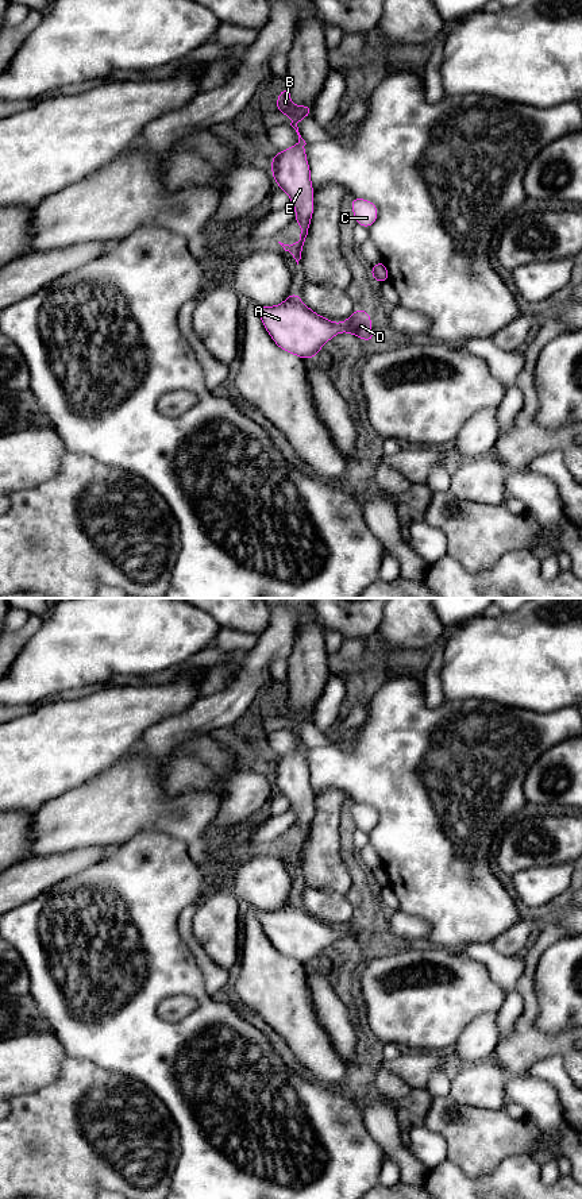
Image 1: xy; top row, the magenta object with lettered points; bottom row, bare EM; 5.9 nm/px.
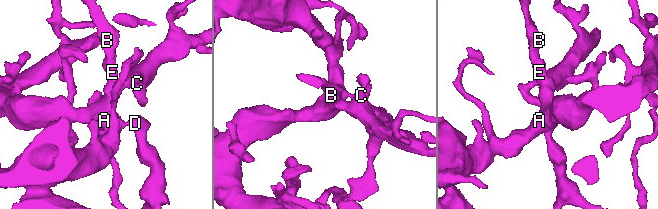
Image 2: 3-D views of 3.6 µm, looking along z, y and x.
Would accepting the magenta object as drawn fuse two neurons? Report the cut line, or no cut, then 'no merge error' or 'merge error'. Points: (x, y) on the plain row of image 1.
cut none; no merge error

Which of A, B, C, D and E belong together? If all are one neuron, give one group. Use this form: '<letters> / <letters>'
A B C D E

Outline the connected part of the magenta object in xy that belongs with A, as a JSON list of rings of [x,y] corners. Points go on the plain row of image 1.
[[[293,895],[280,910],[258,910],[258,920],[274,948],[304,965],[317,961],[320,953],[339,937],[352,938],[366,948],[374,945],[373,925],[363,913],[336,929],[315,918]]]

